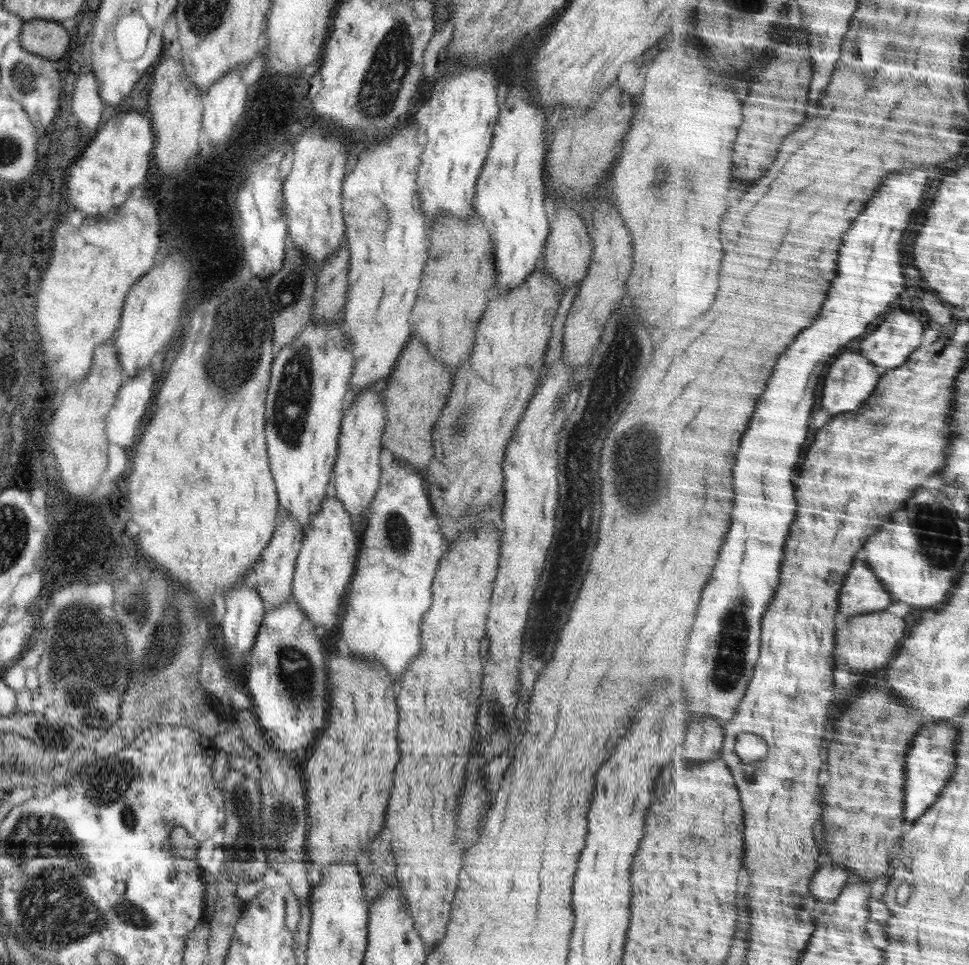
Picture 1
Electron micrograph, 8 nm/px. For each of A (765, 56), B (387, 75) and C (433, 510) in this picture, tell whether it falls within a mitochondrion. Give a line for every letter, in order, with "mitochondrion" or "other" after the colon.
A: other
B: mitochondrion
C: other

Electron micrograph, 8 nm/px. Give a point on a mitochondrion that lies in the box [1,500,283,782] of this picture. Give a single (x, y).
(94, 642)

